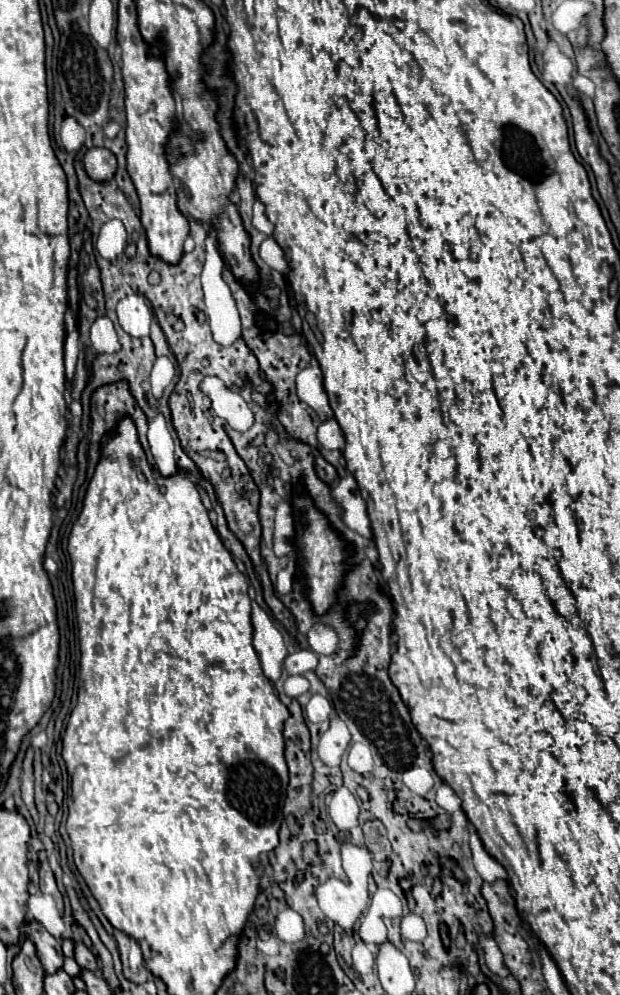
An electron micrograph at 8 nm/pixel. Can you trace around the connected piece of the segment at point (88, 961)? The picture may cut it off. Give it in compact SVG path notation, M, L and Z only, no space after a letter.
M76 943L76 945L74 945L74 959L76 959L76 963L78 963L80 967L98 971L96 957L94 957L94 953L92 953L84 943Z

